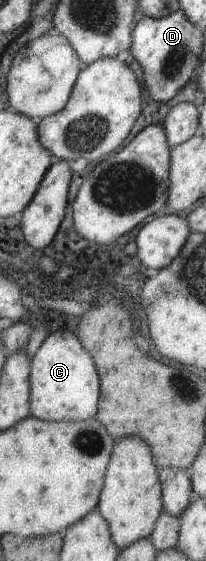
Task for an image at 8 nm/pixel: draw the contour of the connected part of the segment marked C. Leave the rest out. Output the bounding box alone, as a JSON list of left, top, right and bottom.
[29,326,100,421]

